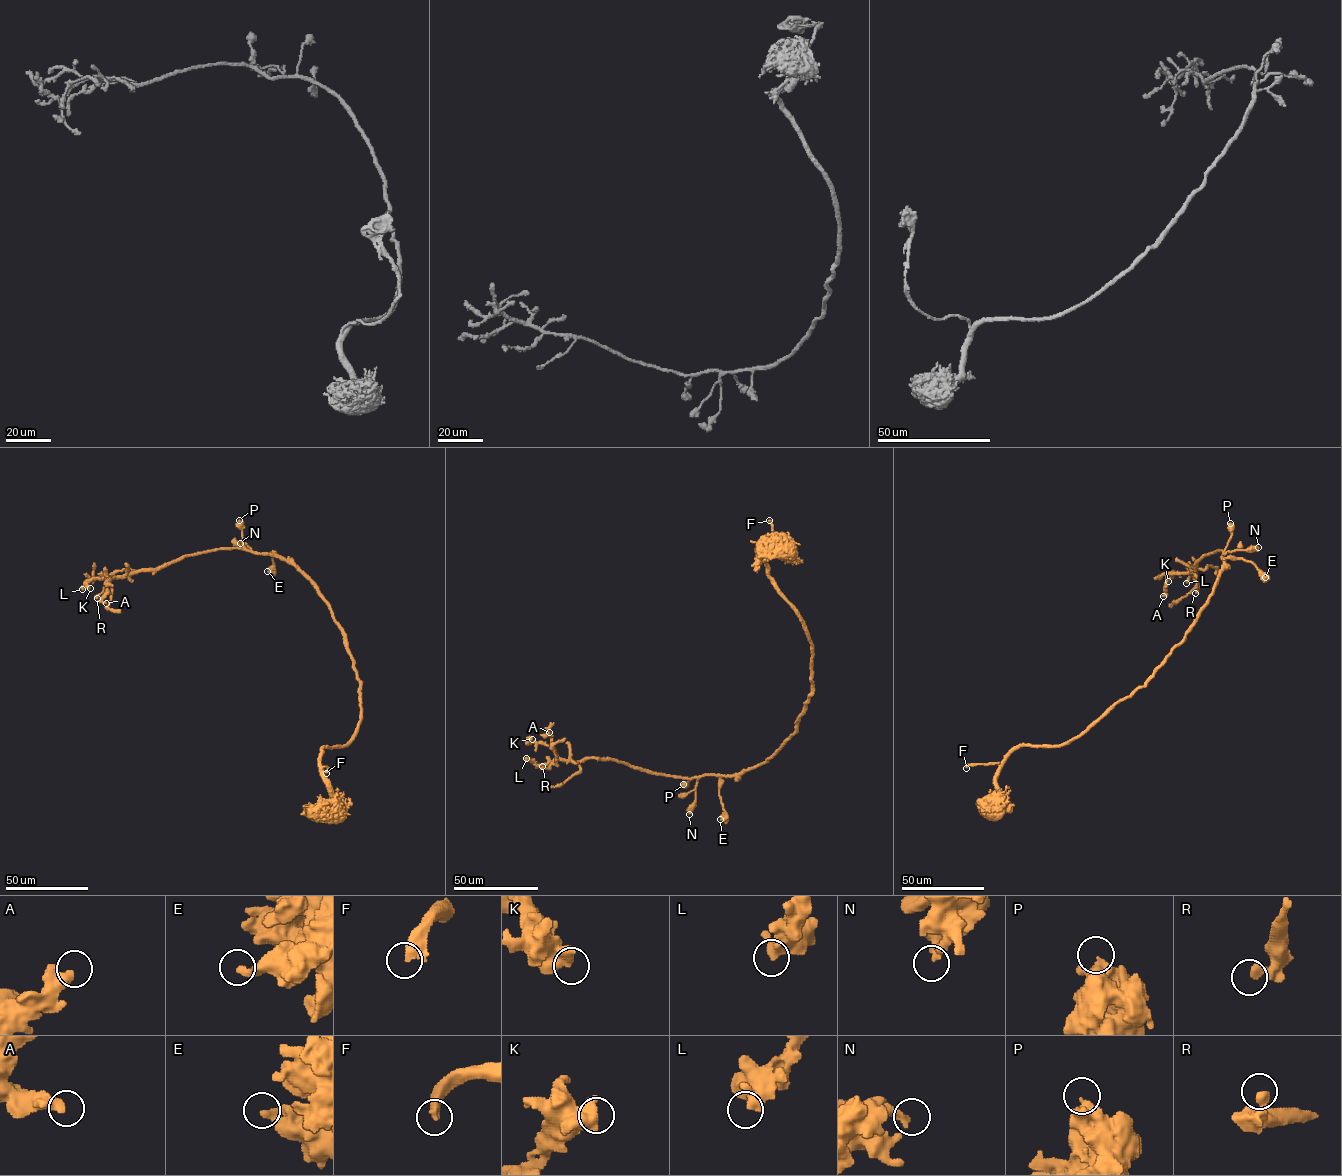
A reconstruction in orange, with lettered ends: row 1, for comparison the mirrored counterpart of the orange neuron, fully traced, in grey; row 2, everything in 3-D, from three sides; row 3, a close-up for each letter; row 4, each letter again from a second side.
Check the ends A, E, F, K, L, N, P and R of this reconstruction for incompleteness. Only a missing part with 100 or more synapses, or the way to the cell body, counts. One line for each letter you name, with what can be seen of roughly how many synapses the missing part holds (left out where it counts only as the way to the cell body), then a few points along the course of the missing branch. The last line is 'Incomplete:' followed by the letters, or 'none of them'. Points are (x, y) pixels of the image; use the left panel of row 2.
F: Course of what is missing: (326, 773), (327, 783), (322, 799), (330, 808), (330, 817), (319, 827), (304, 828)
Incomplete: F

